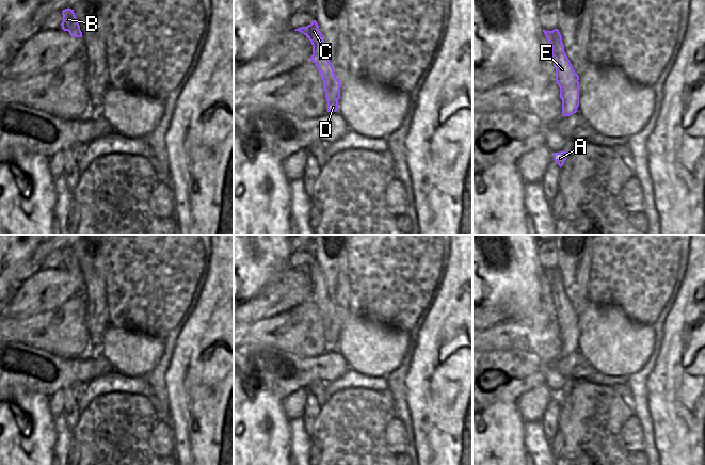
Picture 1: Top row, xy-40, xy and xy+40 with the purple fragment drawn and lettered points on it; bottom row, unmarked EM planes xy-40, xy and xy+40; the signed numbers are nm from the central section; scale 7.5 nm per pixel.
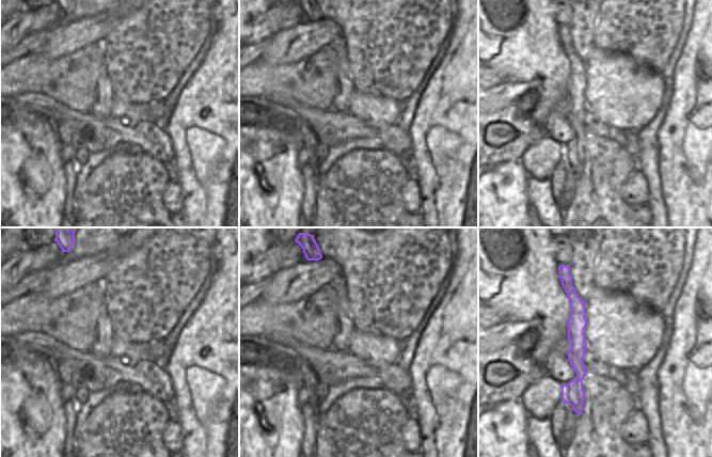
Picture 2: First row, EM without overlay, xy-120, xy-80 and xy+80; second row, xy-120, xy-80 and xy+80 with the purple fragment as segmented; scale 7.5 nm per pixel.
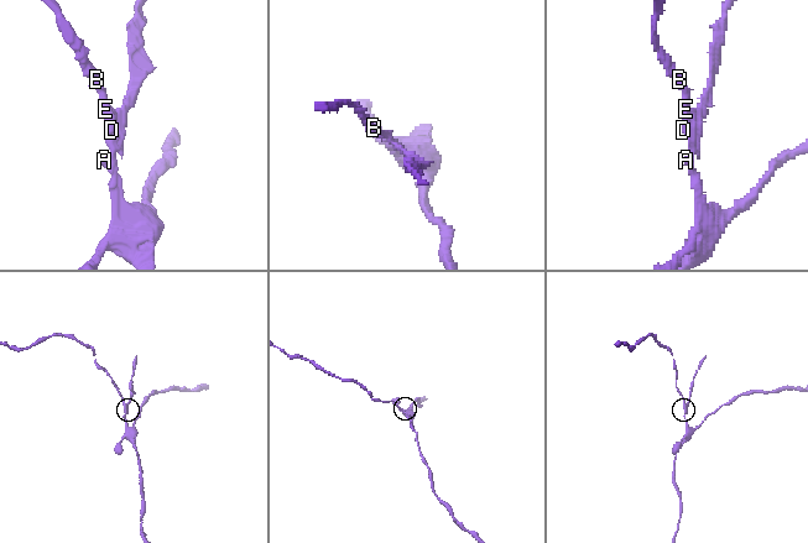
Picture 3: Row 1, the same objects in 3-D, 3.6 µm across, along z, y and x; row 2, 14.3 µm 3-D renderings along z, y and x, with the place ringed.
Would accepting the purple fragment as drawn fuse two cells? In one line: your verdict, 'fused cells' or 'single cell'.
fused cells

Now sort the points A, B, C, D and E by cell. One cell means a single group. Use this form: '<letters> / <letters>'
A B C E / D

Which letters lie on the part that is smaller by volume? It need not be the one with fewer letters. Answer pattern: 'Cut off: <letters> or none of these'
Cut off: D

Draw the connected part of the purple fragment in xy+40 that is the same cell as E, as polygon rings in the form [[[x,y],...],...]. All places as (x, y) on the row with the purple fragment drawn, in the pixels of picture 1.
[[[558,29],[552,31],[543,30],[548,43],[551,46],[551,60],[556,68],[556,81],[560,87],[560,98],[566,98],[566,87],[579,80],[575,73],[562,43],[562,36]]]

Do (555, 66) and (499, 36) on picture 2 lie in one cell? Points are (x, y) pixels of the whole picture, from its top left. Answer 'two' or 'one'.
one

